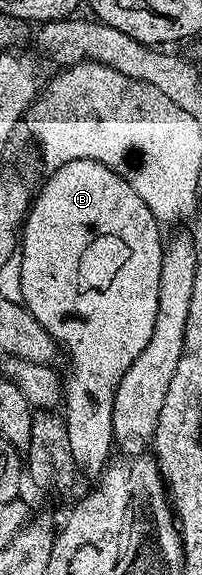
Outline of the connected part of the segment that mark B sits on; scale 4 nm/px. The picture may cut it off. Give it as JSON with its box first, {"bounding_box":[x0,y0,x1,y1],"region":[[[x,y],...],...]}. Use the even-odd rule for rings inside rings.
{"bounding_box":[20,159,164,479],"region":[[[76,159],[72,163],[62,165],[61,168],[51,172],[50,178],[42,185],[42,190],[36,193],[33,198],[29,213],[25,217],[25,222],[21,227],[20,236],[20,280],[24,286],[24,299],[22,304],[34,318],[52,334],[55,341],[63,350],[66,349],[74,356],[71,363],[70,374],[64,377],[64,420],[68,431],[68,443],[72,447],[72,459],[79,470],[82,469],[91,479],[102,476],[106,470],[108,462],[111,460],[110,448],[115,448],[114,428],[112,427],[112,411],[114,410],[114,392],[120,383],[120,379],[136,363],[136,359],[148,347],[148,341],[152,339],[152,329],[156,327],[156,311],[160,303],[160,267],[162,266],[162,254],[164,252],[164,240],[162,241],[163,230],[160,222],[148,211],[148,203],[132,191],[132,187],[120,175],[116,175],[108,167],[96,163],[92,159]]]}

